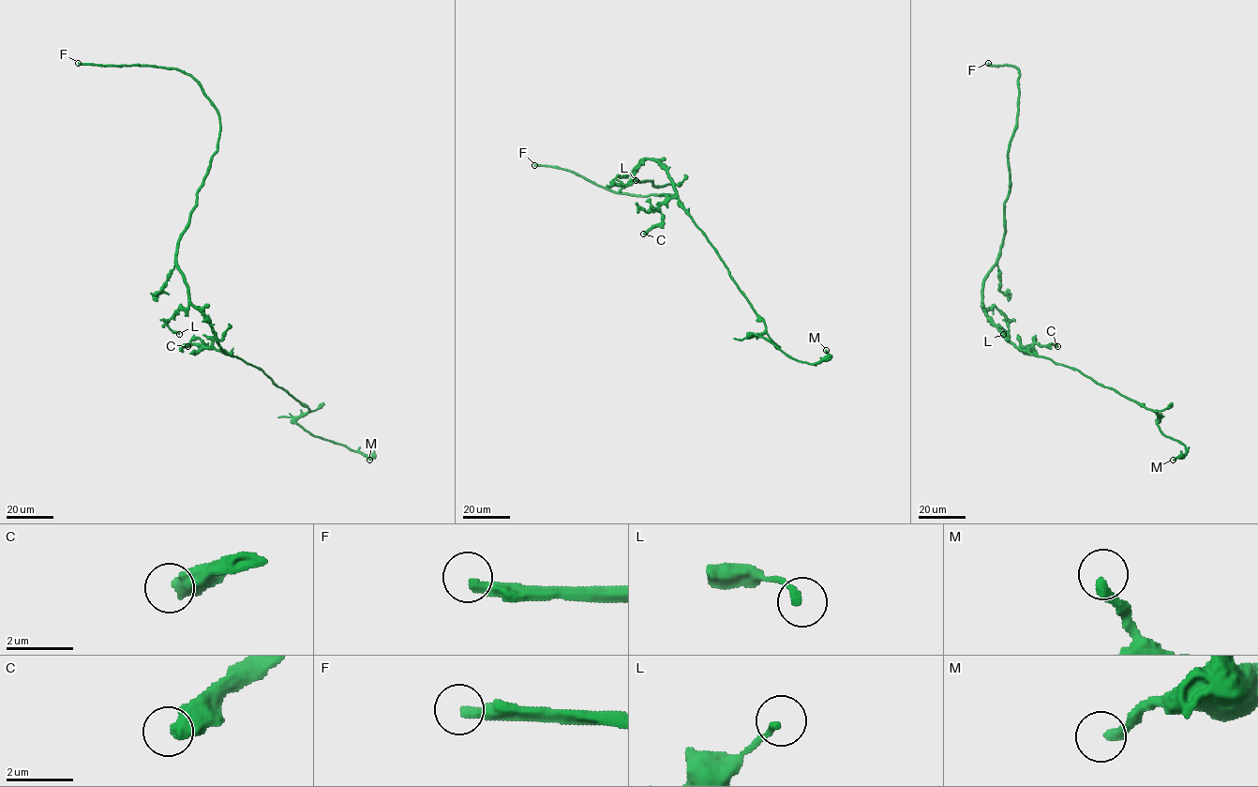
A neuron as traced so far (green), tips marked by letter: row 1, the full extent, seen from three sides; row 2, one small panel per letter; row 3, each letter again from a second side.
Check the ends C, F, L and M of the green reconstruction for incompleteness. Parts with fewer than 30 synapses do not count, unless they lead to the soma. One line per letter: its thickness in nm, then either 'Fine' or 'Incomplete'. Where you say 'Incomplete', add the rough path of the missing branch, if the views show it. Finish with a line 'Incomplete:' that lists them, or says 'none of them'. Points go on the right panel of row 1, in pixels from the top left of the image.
C: Thickness 550 nm. Fine
F: Thickness 320 nm. Incomplete. Course of what is missing: (988, 63), (1010, 60), (995, 76), (992, 74), (1006, 81), (1031, 84), (1027, 81), (1026, 52)
L: Thickness 200 nm. Fine
M: Thickness 280 nm. Fine
Incomplete: F

